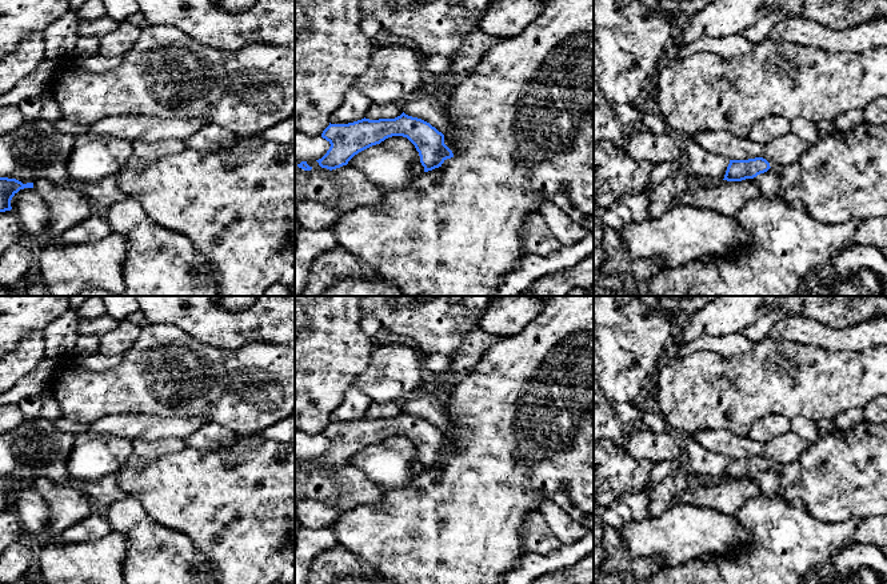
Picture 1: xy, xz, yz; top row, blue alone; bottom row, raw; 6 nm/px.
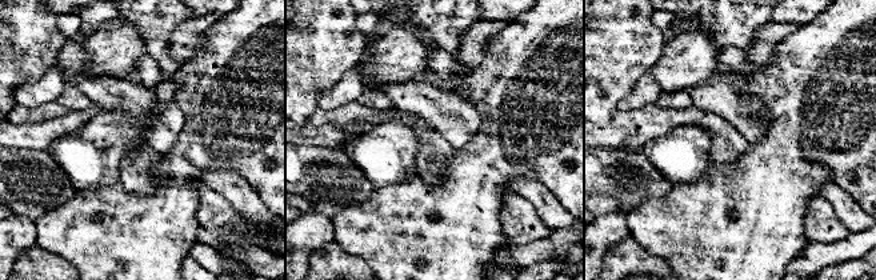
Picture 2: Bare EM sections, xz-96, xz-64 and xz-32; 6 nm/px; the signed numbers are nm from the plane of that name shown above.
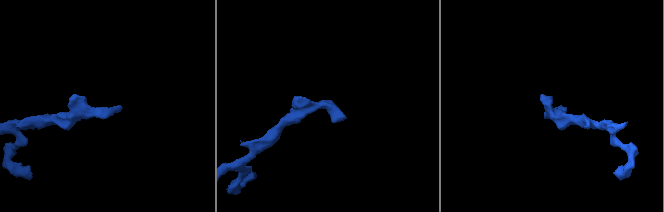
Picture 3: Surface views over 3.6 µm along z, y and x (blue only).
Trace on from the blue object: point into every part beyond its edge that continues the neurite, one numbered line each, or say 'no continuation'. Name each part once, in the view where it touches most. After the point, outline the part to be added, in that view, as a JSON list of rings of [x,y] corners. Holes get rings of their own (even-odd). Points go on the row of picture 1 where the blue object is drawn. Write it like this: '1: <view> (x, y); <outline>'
1: yz (786, 150); [[[788,133],[767,144],[762,157],[770,163],[770,167],[786,165],[795,161],[807,148],[806,140]]]

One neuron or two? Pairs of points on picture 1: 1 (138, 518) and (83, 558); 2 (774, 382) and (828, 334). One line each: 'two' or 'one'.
1: two
2: two

